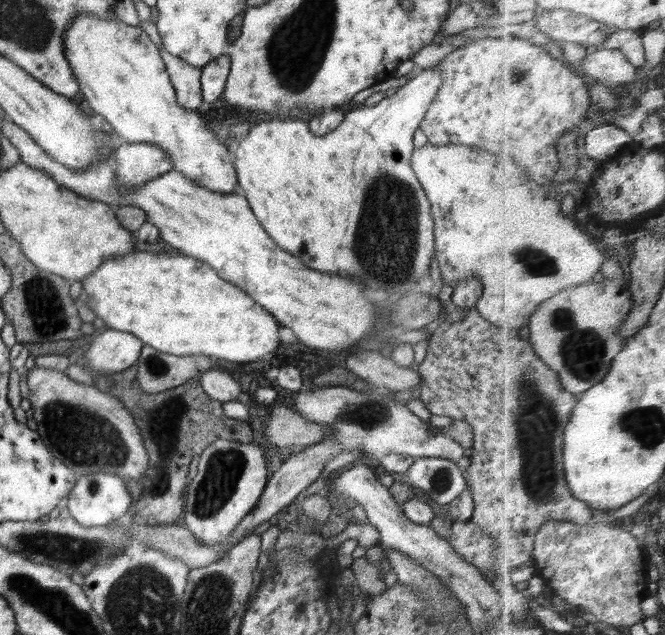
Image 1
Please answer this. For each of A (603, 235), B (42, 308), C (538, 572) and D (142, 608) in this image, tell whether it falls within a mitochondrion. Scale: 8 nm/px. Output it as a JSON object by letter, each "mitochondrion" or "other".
{"A":"other","B":"mitochondrion","C":"other","D":"mitochondrion"}

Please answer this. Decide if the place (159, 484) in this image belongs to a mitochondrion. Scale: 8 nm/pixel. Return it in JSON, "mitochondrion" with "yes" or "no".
{"mitochondrion":"yes"}

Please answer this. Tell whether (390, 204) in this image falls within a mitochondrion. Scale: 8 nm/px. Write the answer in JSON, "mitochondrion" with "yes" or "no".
{"mitochondrion":"yes"}

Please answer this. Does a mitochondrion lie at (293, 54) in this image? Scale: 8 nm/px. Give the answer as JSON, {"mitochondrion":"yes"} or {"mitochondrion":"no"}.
{"mitochondrion":"yes"}

